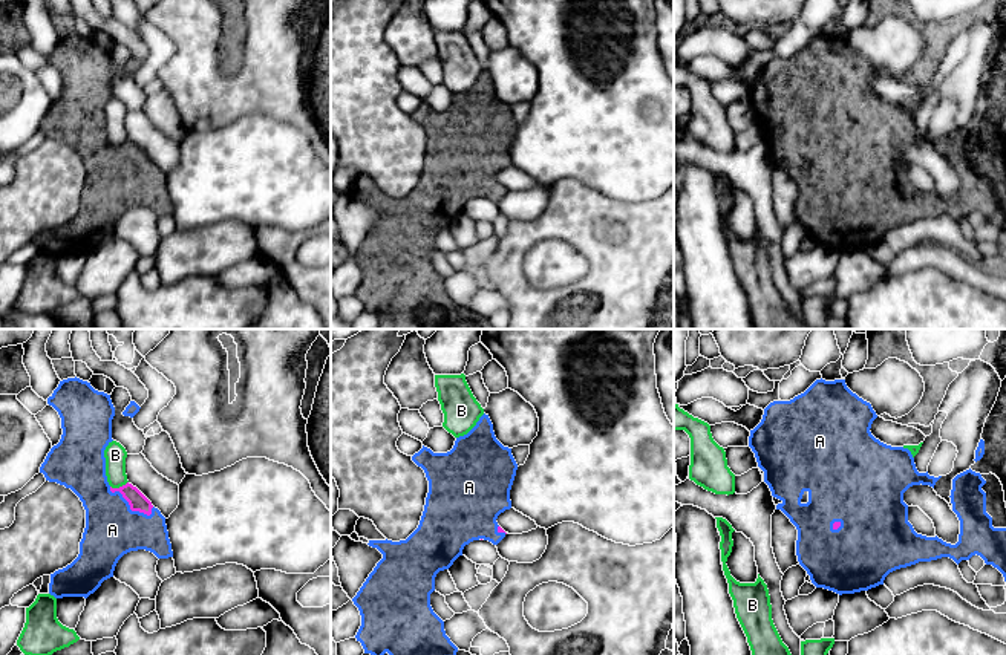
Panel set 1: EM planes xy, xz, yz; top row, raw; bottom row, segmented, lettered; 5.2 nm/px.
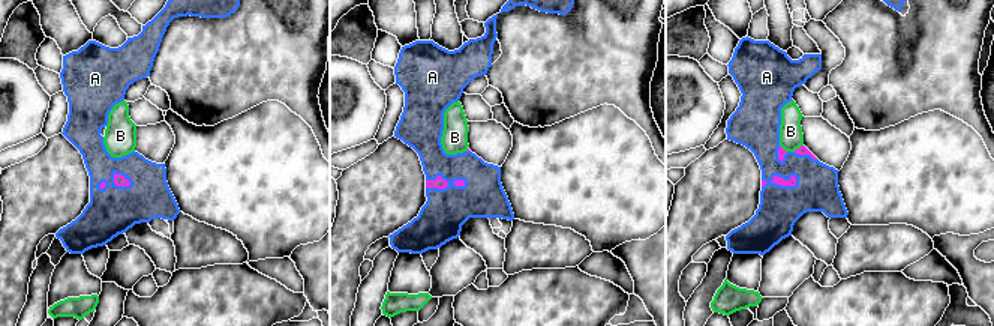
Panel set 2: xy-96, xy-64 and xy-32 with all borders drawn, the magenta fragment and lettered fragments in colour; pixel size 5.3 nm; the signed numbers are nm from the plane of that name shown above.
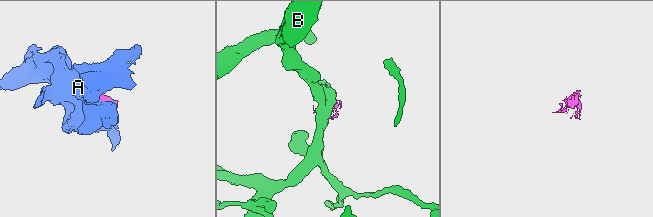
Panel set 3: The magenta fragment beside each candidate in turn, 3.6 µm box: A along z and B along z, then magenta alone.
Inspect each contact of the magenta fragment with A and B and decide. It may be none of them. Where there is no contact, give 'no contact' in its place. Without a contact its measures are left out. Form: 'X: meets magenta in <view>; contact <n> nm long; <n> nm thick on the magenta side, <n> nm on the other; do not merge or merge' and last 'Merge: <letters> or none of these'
A: meets magenta in xy; contact 280 nm long; 100 nm thick on the magenta side, 280 nm on the other; merge
B: meets magenta in xy; contact 100 nm long; 100 nm thick on the magenta side, 120 nm on the other; do not merge
Merge: A

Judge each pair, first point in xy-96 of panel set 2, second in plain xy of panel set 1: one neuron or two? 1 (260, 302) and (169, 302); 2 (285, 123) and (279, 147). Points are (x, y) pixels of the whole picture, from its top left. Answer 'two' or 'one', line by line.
1: one
2: one

